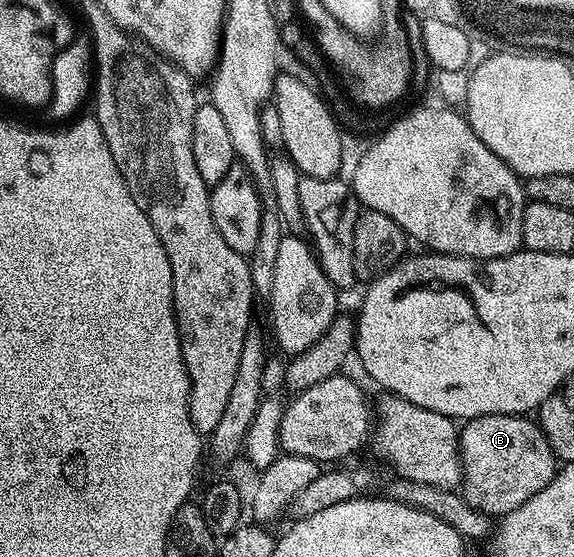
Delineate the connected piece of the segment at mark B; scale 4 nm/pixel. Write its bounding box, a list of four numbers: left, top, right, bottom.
[460,413,558,519]

